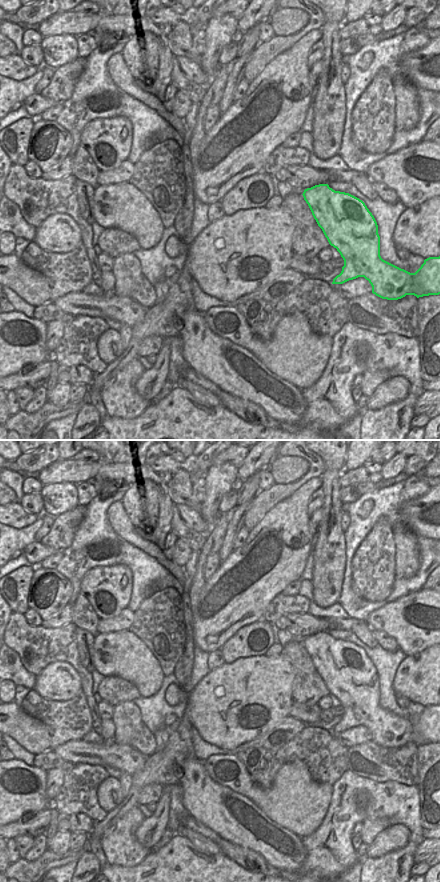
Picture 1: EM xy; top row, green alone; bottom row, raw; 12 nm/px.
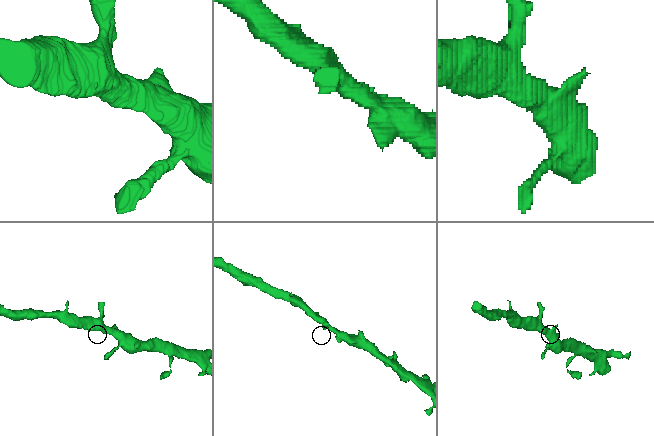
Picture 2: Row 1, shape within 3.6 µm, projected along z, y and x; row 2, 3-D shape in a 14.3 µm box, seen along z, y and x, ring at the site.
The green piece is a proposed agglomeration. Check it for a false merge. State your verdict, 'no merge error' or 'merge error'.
no merge error

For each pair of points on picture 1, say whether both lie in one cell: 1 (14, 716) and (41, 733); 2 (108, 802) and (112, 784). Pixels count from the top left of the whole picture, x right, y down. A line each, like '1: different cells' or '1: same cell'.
1: same cell
2: same cell

